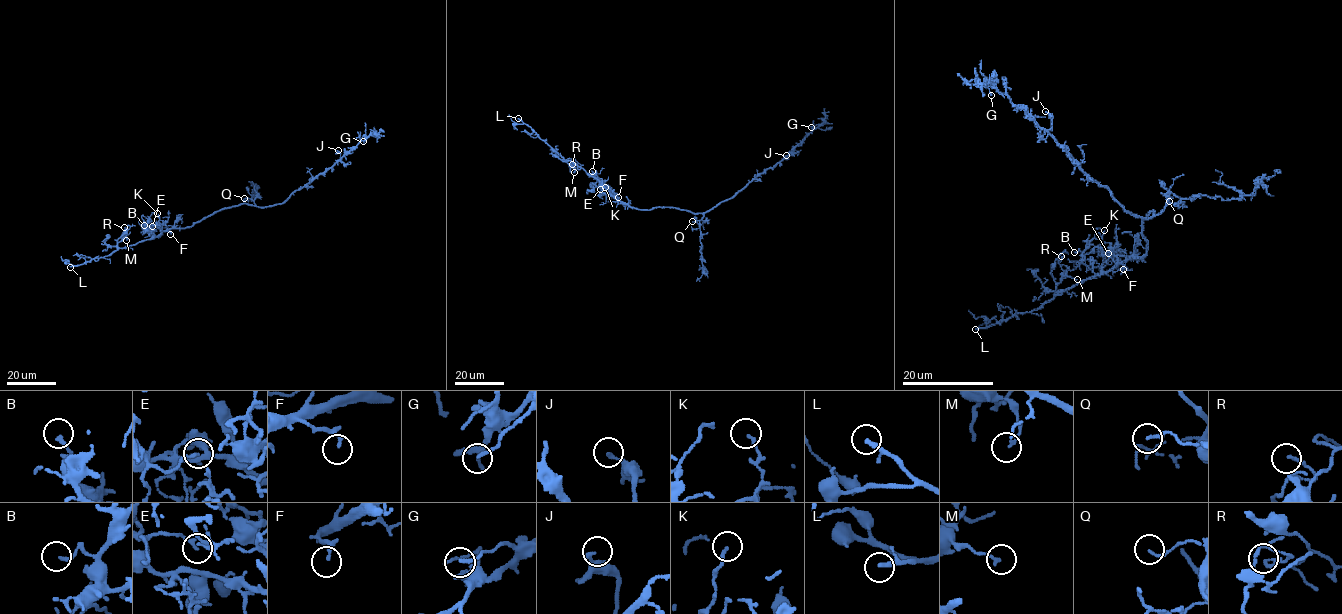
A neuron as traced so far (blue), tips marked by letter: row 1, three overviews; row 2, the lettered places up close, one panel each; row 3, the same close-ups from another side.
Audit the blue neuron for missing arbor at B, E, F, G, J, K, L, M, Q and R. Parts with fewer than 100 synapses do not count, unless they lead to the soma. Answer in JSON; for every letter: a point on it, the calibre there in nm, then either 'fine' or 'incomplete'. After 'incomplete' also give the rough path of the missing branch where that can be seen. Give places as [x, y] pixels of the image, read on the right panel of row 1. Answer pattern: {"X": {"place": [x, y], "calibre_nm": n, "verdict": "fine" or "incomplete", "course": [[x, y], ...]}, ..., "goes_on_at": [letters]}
{"B": {"place": [1074, 252], "calibre_nm": 180, "verdict": "fine"}, "E": {"place": [1108, 253], "calibre_nm": 110, "verdict": "fine"}, "F": {"place": [1123, 269], "calibre_nm": 170, "verdict": "fine"}, "G": {"place": [991, 95], "calibre_nm": 150, "verdict": "fine"}, "J": {"place": [1045, 111], "calibre_nm": 180, "verdict": "fine"}, "K": {"place": [1104, 230], "calibre_nm": 160, "verdict": "fine"}, "L": {"place": [975, 329], "calibre_nm": 240, "verdict": "incomplete", "course": [[975, 329], [960, 329], [956, 334], [952, 342], [956, 357], [965, 366], [973, 366], [998, 380]]}, "M": {"place": [1077, 279], "calibre_nm": 140, "verdict": "fine"}, "Q": {"place": [1169, 201], "calibre_nm": 150, "verdict": "fine"}, "R": {"place": [1061, 256], "calibre_nm": 170, "verdict": "fine"}, "goes_on_at": ["L"]}

